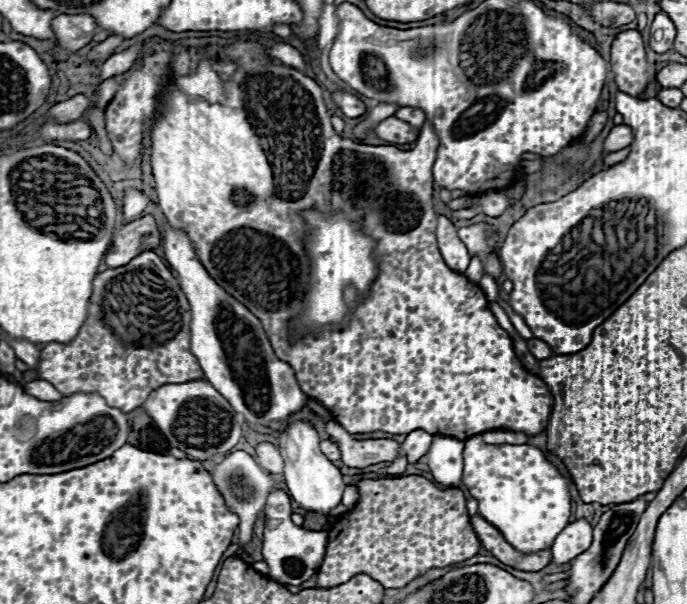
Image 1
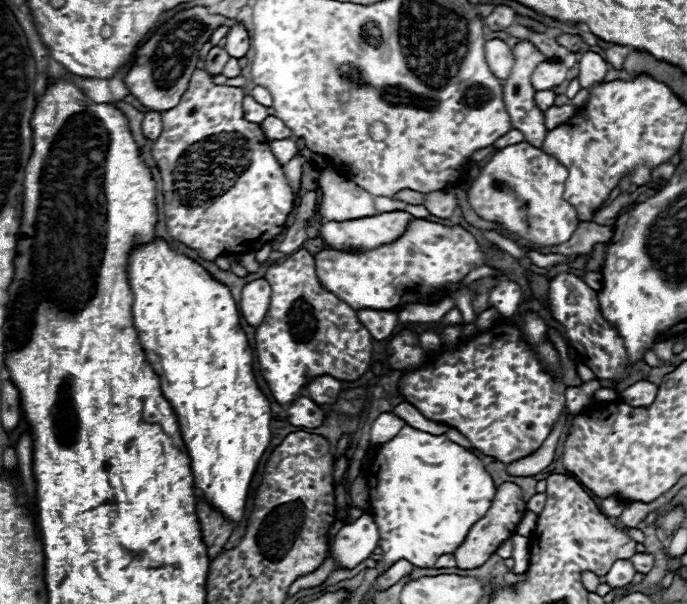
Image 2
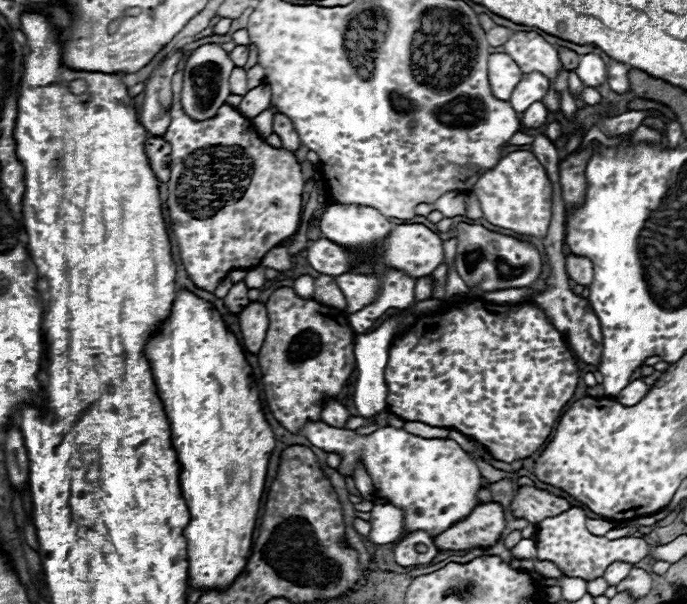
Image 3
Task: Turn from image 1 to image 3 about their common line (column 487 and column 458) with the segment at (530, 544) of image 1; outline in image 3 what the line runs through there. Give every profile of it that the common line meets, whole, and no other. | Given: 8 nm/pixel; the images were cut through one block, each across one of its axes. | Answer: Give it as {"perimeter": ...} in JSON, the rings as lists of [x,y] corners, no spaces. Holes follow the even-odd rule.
{"perimeter":[[[322,420],[306,424],[302,434],[324,452],[336,452],[340,456],[340,466],[336,470],[342,476],[352,476],[358,462],[362,462],[374,482],[376,494],[406,512],[404,534],[428,530],[436,536],[454,522],[466,518],[472,508],[478,506],[476,492],[482,488],[482,474],[472,454],[466,454],[452,438],[426,440],[406,432],[404,428],[392,426],[378,428],[364,436],[354,430],[330,428]]]}

